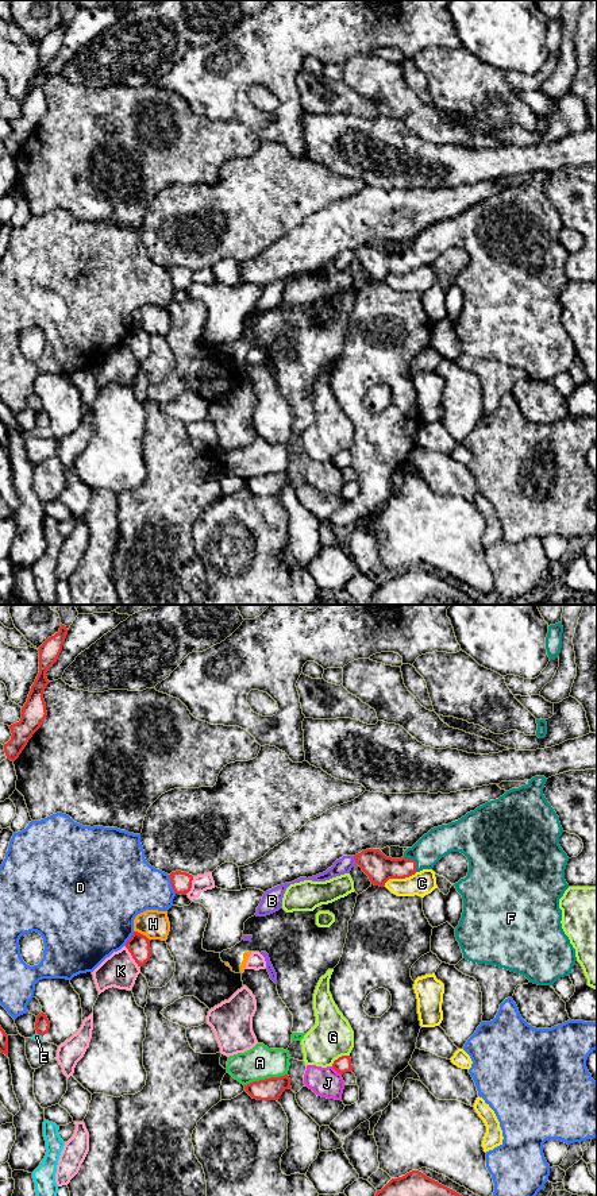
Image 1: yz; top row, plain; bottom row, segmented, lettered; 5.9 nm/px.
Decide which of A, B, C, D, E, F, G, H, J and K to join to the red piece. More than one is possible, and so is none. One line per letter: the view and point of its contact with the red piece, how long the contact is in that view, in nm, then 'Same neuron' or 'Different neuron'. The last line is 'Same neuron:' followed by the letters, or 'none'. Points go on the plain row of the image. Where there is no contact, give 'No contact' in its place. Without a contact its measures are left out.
A: Touches red at yz (265, 474). Shared border 260 nm. Different neuron
B: Touches red at yz (354, 254). Shared border 50 nm. Same neuron
C: Touches red at yz (400, 273). Shared border 220 nm. Different neuron
D: Touches red at yz (172, 280). Shared border 120 nm. Different neuron
E: Touches red at yz (39, 429). Shared border 40 nm. Different neuron
F: Touches red at yz (415, 257). Shared border 120 nm. Same neuron
G: Touches red at yz (339, 452). Shared border 130 nm. Different neuron
H: Touches red at yz (142, 330). Shared border 120 nm. Different neuron
J: Touches red at yz (336, 466). Shared border 80 nm. Different neuron
K: Touches red at yz (133, 352). Shared border 160 nm. Different neuron
Same neuron: B, F

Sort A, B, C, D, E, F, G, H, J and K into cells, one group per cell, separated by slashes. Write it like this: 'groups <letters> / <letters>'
groups A H / B F / C / D / E K / G / J

